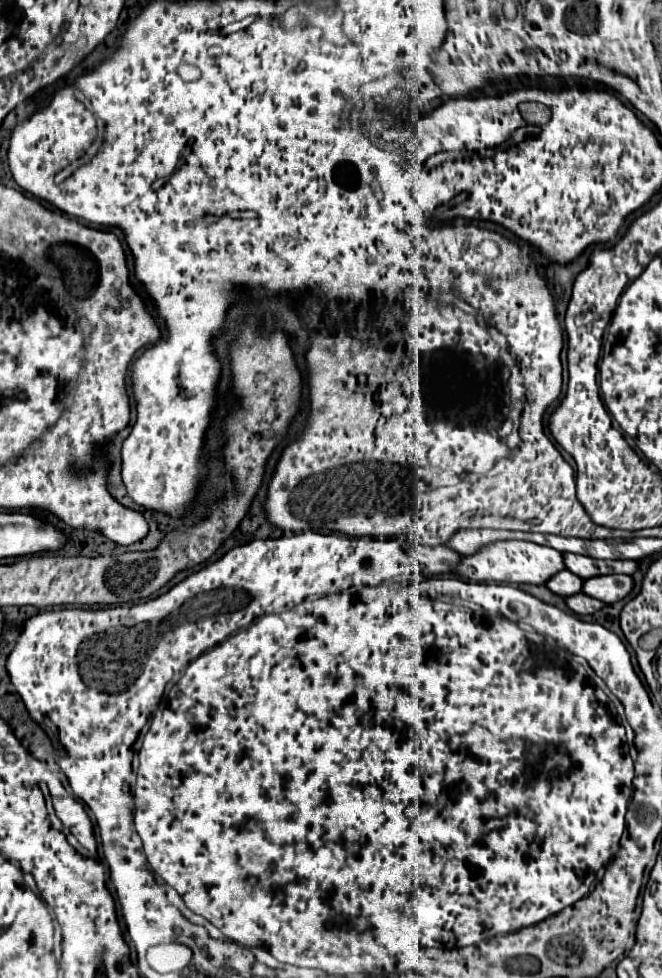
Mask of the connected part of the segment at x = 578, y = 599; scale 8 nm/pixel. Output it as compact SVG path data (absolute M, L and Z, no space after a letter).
M584 593L570 595L570 597L566 597L564 601L566 601L566 605L568 605L574 613L578 613L578 615L592 615L592 613L596 613L598 609L604 607L602 601L598 601L598 599L594 599L594 597L588 597L588 595L584 595Z

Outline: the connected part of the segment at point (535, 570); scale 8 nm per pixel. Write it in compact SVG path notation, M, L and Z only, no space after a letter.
M496 541L488 543L486 547L478 549L474 555L466 555L460 559L460 563L454 567L454 573L462 577L464 581L476 581L476 583L532 583L532 585L544 585L554 573L564 569L562 553L542 547L528 541Z

